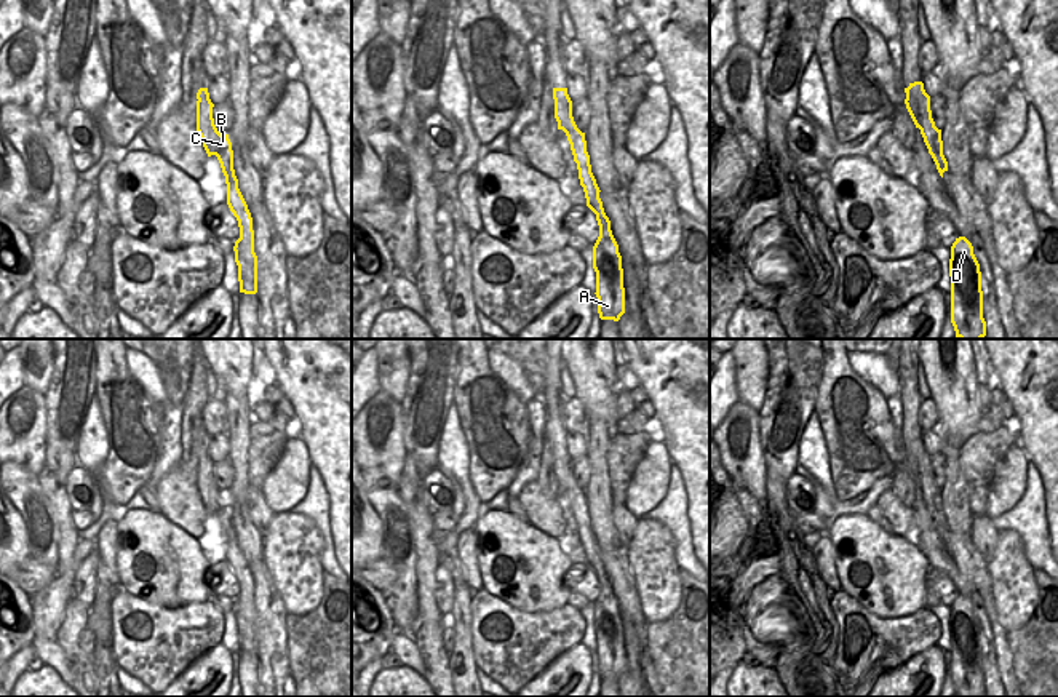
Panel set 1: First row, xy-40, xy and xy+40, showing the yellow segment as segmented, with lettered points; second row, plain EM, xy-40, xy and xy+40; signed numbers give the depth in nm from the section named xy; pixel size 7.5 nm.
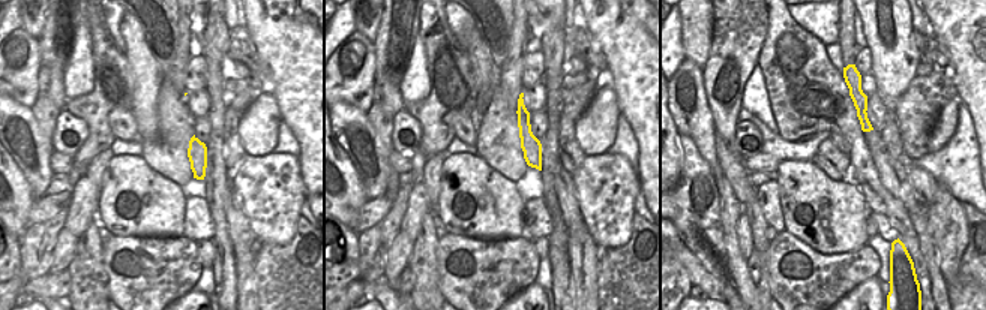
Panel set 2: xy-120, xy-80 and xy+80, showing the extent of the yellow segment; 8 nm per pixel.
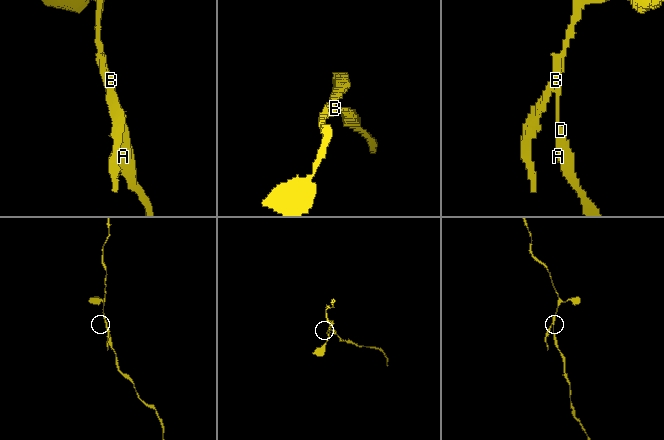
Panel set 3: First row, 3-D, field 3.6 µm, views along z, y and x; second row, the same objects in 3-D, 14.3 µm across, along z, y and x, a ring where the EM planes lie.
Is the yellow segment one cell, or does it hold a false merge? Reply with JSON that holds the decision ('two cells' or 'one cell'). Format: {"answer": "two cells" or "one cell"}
{"answer": "two cells"}

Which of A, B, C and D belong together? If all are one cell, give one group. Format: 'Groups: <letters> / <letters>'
Groups: A B D / C.

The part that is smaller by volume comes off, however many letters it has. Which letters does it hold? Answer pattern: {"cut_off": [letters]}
{"cut_off": ["C"]}

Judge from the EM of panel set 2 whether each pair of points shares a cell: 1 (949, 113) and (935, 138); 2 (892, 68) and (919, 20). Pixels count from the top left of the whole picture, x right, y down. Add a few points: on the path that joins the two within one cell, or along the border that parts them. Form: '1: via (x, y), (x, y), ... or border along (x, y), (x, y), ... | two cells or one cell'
1: via (947, 119), (941, 132) | one cell
2: border along (910, 15), (913, 30) | two cells

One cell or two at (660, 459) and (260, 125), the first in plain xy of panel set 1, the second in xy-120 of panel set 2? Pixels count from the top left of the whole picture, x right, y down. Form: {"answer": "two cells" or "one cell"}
{"answer": "one cell"}

